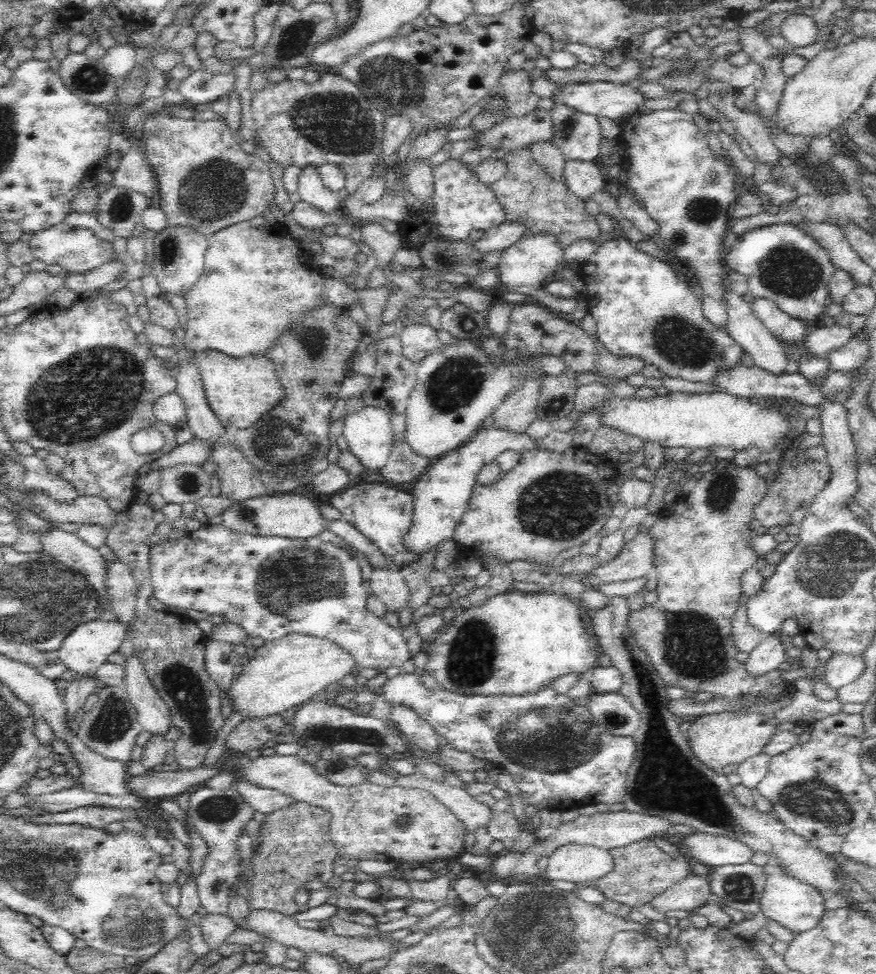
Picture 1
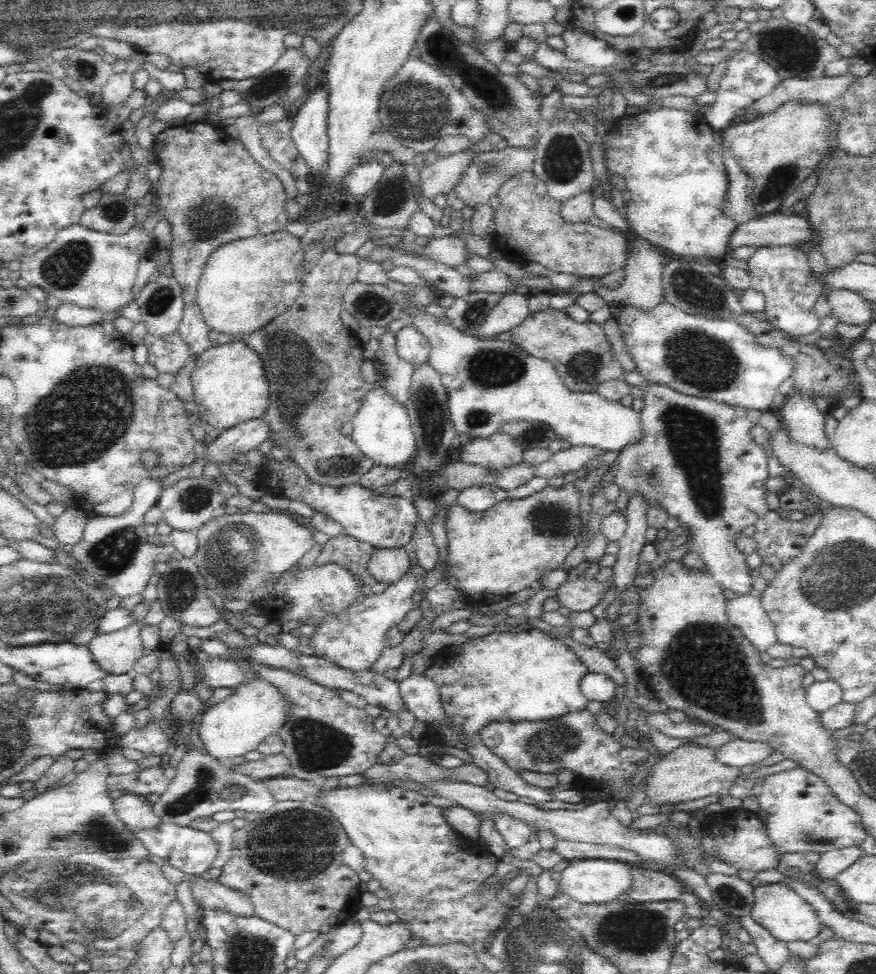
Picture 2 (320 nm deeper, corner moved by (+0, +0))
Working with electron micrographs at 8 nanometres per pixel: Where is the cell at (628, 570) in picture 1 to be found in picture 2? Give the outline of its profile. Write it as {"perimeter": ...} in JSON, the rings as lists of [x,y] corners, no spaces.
{"perimeter":[[[594,572],[584,577],[566,581],[556,589],[556,596],[560,606],[571,612],[586,612],[596,606],[606,592],[609,591],[611,582],[598,582],[594,580]]]}

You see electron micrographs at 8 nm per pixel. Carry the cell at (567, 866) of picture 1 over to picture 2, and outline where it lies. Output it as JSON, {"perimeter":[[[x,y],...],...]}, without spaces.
{"perimeter":[[[604,858],[574,859],[561,873],[559,891],[584,904],[616,901],[630,888],[632,881],[628,864]]]}

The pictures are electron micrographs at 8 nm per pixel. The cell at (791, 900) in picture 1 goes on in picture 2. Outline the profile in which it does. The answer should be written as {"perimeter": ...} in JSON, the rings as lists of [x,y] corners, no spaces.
{"perimeter":[[[788,880],[776,882],[776,884],[760,884],[755,889],[755,903],[751,910],[754,922],[762,925],[774,938],[787,942],[814,941],[823,928],[820,917],[813,904],[791,886]]]}

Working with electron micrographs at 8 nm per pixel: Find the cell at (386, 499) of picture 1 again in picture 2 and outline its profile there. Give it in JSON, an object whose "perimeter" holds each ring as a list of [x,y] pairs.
{"perimeter":[[[272,455],[265,456],[263,492],[306,502],[316,511],[323,512],[344,527],[345,534],[375,549],[402,549],[416,536],[419,516],[412,496],[395,497],[380,495],[358,484],[322,485],[312,480],[291,460],[276,461]]]}

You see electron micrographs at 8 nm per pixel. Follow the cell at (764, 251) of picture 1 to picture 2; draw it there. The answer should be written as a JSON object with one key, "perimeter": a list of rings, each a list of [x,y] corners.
{"perimeter":[[[793,246],[760,247],[747,261],[750,287],[764,296],[762,317],[768,324],[792,338],[808,337],[818,331],[821,320],[814,306],[822,296],[823,286],[814,277],[808,252]]]}

